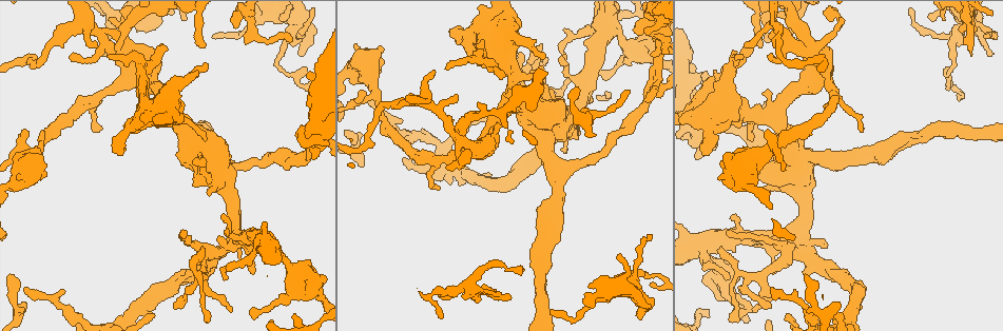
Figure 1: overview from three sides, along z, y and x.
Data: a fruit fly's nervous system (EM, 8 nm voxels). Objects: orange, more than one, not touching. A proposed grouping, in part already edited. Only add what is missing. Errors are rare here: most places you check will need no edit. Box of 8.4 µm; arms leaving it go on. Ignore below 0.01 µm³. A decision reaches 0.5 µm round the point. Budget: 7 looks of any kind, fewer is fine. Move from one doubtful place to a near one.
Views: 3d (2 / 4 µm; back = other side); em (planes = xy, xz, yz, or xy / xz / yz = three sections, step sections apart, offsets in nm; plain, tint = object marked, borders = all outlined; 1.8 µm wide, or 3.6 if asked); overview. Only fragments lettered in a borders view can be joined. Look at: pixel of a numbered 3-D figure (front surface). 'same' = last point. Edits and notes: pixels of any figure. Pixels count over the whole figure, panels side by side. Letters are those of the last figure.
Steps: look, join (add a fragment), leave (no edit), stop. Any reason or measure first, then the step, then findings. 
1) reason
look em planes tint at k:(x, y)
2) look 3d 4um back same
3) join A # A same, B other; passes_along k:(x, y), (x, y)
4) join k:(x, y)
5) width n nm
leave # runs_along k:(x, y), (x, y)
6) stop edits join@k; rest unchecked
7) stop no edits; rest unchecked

branch stops here
look 3d 4um at 1:(970, 56)

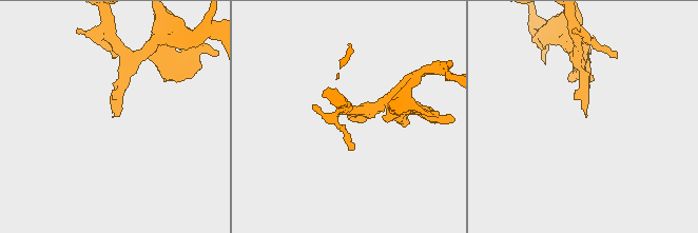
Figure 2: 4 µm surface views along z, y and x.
now the EM
look em planes plain at 2:(115, 114)

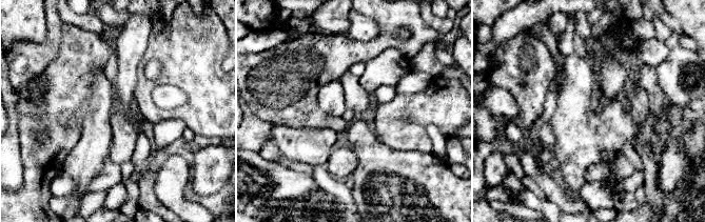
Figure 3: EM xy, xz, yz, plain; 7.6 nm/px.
look em planes borders same

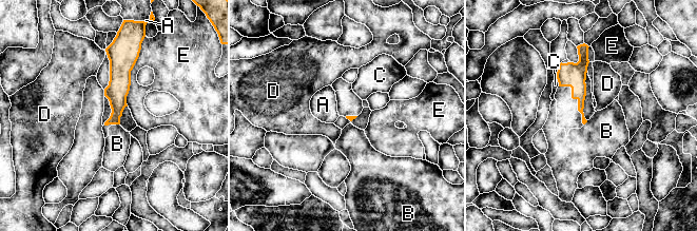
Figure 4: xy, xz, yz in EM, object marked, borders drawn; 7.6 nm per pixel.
join B # A other, B same, C other, D other, E other; passes_along 4:(578, 90), (586, 121), (606, 131); the cell continues

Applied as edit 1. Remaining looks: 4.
look overview

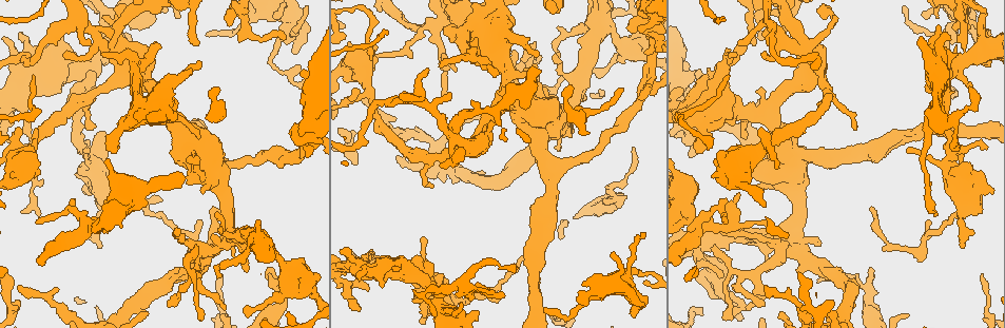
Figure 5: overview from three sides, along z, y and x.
an open end
look em xz step 16 borders at 5:(295, 54)

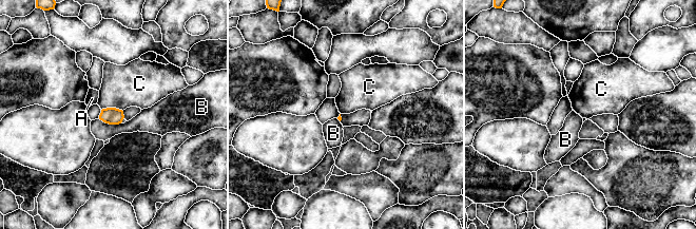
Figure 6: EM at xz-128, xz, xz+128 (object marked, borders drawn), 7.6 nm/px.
leave # A other, B other, C other; border 6:(101, 109), (118, 108), (122, 111); no lettered fragment goes on from it

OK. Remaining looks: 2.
stop edits join@4; rest unchecked

